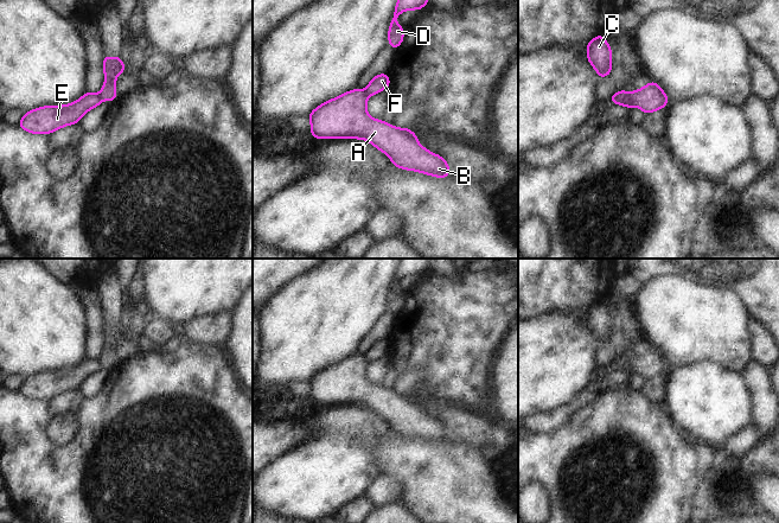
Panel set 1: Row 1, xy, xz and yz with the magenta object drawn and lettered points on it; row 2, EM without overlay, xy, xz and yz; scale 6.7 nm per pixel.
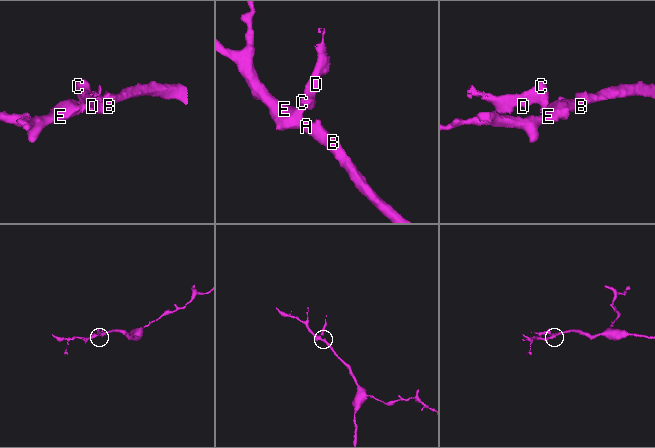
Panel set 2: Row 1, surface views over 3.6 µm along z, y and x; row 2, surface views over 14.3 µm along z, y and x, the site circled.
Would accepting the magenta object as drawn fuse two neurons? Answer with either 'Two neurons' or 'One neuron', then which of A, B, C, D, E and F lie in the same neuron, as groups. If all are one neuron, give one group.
Two neurons. Groups: A B E / C D F.

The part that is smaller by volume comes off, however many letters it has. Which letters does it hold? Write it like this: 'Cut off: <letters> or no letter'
Cut off: C, D, F

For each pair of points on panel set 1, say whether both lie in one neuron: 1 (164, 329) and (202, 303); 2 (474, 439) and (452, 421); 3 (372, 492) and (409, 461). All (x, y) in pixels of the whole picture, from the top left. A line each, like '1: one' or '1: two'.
1: two
2: one
3: two

